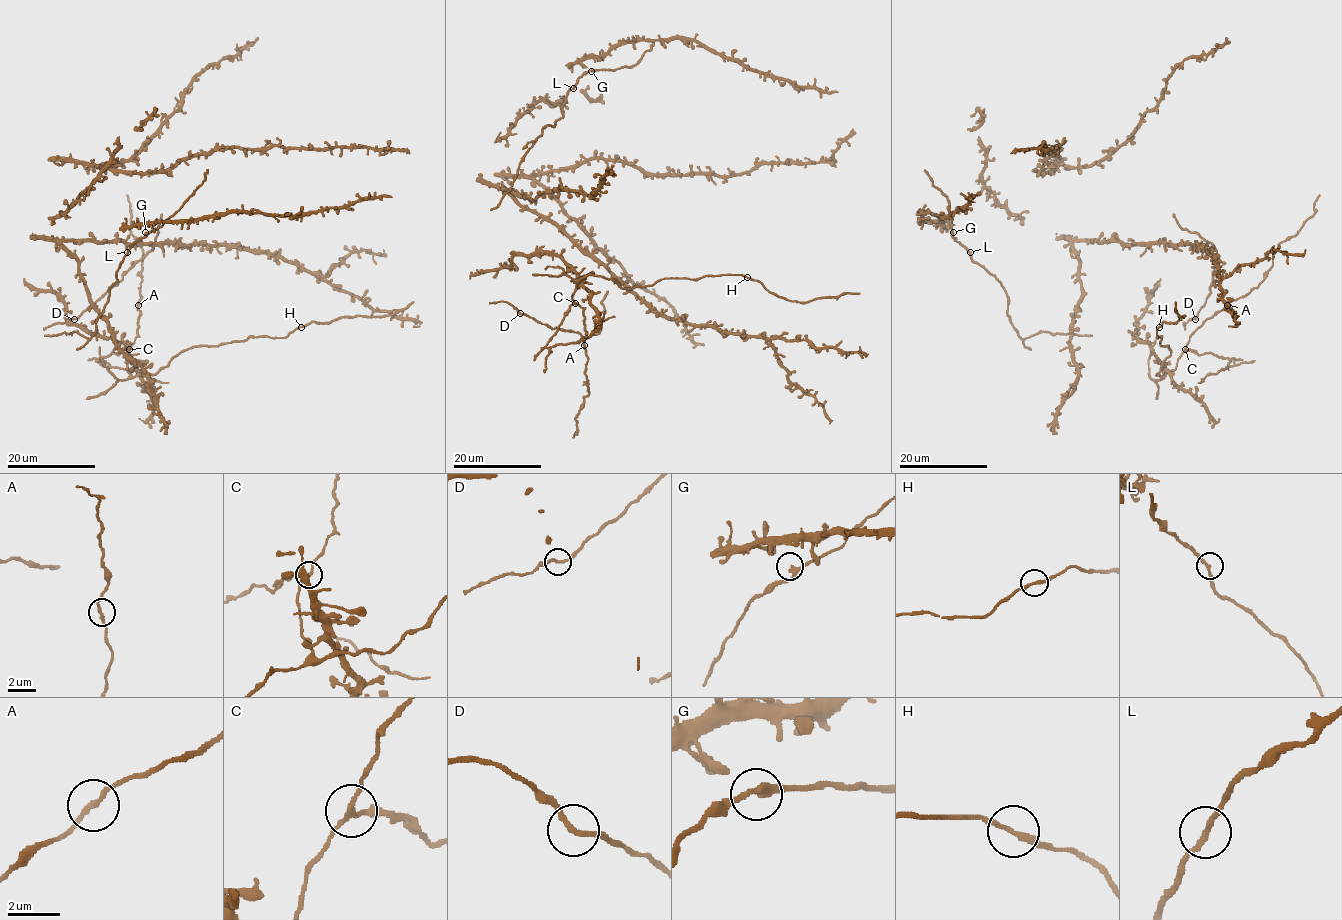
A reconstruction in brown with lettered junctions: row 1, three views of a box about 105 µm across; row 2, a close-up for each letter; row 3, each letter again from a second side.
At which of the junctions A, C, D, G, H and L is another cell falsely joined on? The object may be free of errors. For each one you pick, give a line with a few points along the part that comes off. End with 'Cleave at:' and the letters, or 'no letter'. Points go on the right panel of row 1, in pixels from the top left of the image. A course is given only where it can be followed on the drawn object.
C: foreign part runs (1185, 350), (1198, 354), (1213, 353), (1229, 361), (1225, 368), (1208, 374), (1198, 382)
Cleave at: C

